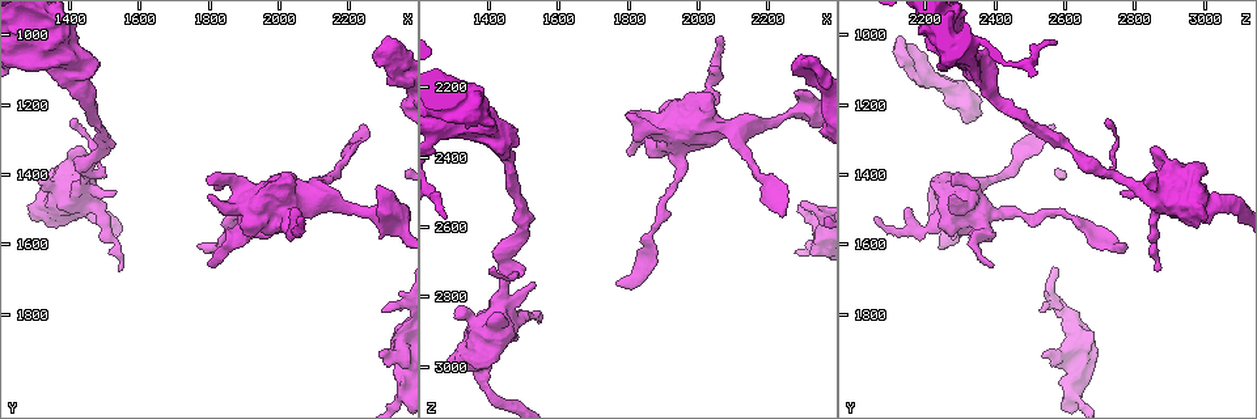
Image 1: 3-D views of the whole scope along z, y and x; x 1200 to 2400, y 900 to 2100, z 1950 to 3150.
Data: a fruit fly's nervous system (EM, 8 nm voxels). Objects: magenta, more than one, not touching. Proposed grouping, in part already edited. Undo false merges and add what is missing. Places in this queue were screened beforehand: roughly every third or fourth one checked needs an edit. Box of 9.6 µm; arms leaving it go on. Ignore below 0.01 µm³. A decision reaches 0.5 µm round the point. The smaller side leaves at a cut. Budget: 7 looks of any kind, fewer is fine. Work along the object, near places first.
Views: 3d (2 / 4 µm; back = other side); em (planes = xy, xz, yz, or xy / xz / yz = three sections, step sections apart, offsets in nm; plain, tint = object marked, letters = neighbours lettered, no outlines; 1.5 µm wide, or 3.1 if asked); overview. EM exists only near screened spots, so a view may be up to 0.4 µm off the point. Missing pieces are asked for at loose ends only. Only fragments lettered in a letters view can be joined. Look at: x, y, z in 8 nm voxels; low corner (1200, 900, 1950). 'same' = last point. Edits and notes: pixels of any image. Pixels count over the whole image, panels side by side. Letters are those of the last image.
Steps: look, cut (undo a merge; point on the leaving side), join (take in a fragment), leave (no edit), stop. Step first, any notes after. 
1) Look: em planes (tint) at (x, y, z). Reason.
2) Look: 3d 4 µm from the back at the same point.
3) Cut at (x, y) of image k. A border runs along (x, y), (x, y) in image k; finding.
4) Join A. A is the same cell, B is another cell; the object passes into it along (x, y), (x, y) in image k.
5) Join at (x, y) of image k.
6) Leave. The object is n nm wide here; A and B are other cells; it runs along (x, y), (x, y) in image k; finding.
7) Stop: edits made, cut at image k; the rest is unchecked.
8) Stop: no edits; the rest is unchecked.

Look: 3d 4 µm at (1370, 1490, 3040). Sudden change in width.

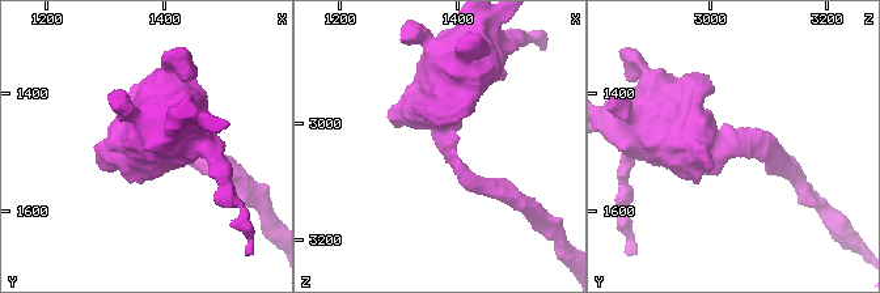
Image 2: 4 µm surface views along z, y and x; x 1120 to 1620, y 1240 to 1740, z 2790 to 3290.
Look: em planes (plain) at (1375, 1480, 3035). The arms are 240, 800 nm wide.

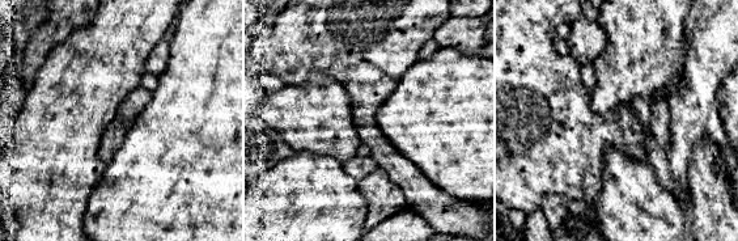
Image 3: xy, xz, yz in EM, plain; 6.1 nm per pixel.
Look: em planes (letters) at the same point. What lies round it.

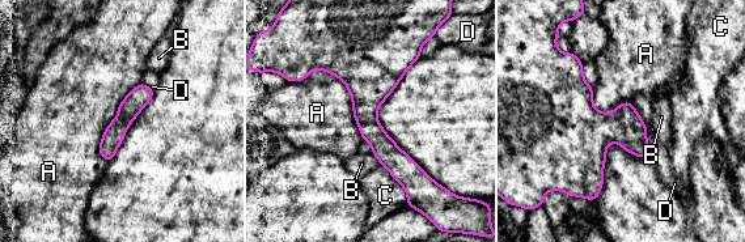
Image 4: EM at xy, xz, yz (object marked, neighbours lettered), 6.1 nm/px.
Leave. The object is 130 nm wide here; A, B, C and D are other cells; it runs along (363, 43), (367, 122), (409, 187) in image 4; all the same neuron.

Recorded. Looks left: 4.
Look: 3d 4 µm at (1400, 1250, 2710). Thin end.

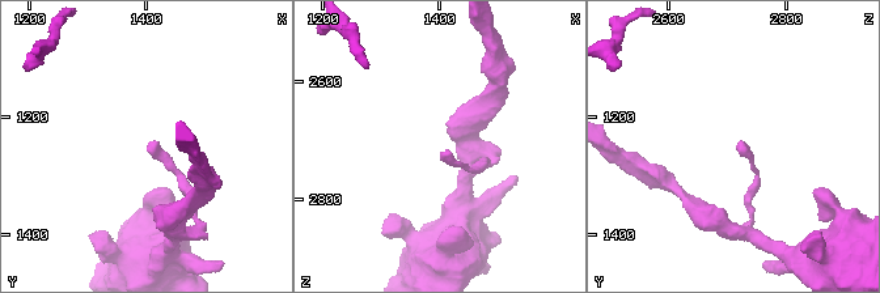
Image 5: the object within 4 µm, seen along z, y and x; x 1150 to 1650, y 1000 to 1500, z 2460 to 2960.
Look: em planes (letters) at (1395, 1255, 2725). Now the EM.

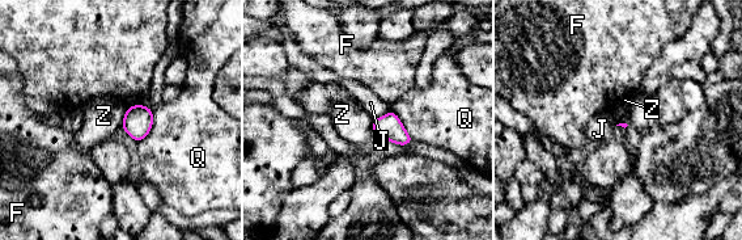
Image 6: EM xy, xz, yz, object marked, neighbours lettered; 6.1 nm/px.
Leave. F, J, Q and Z are other cells; none of them fits.

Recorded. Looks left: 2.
Stop: no edits; the rest is unchecked.

